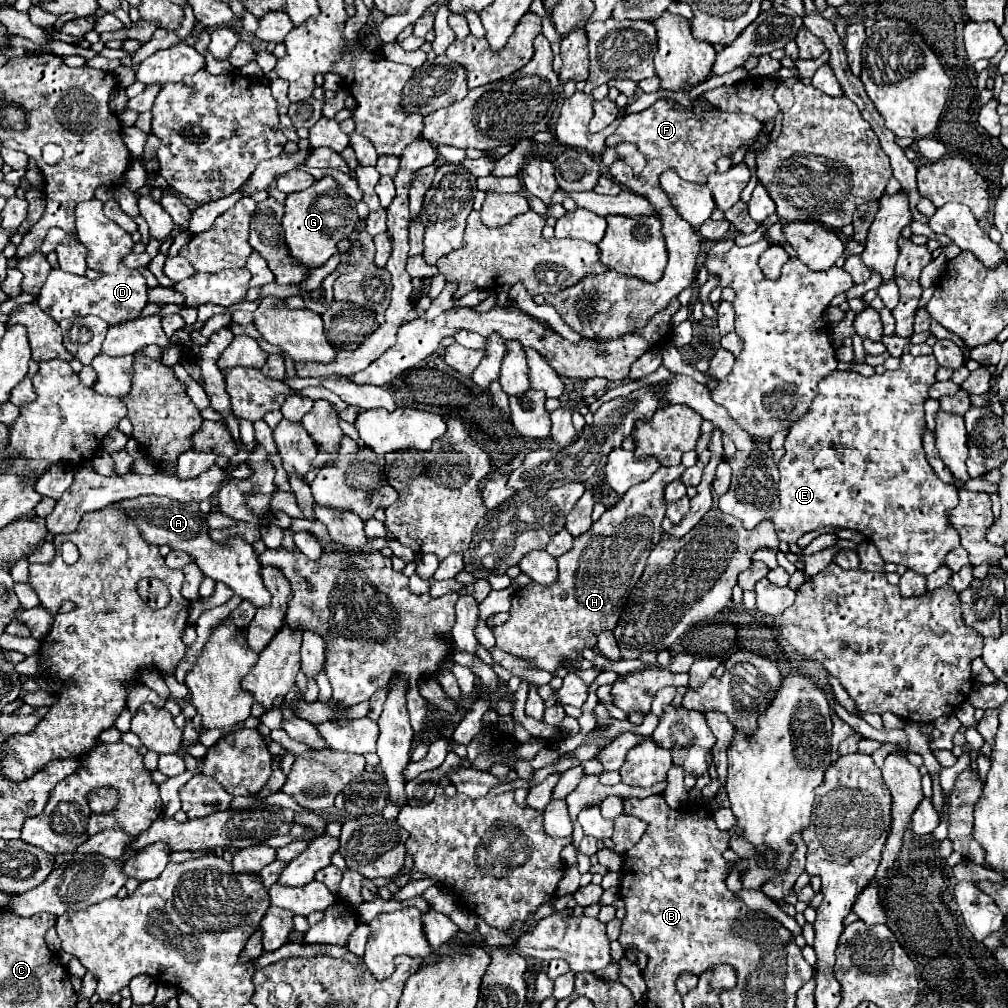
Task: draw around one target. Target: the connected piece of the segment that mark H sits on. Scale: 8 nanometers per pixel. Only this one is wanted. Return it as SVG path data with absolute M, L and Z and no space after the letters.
M682 465L660 467L654 477L630 487L618 505L606 509L590 531L576 537L574 547L556 559L558 581L554 585L532 583L518 589L512 597L510 619L494 627L496 645L550 673L560 667L572 667L572 661L582 661L580 653L598 643L596 635L618 625L628 595L644 573L650 551L662 537L664 489L682 473Z

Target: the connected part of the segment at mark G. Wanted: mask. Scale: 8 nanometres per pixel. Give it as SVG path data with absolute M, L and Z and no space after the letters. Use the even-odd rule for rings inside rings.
M330 175L314 181L314 185L306 191L290 193L284 203L282 217L284 237L290 255L310 271L322 267L334 253L338 253L338 243L354 231L356 219L356 201L346 197L342 187Z

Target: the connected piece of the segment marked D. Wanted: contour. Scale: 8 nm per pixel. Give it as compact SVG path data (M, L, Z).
M98 199L82 201L76 205L76 233L78 233L78 239L88 249L88 267L98 269L104 275L102 279L90 280L86 276L52 269L38 297L38 305L42 307L44 313L48 313L56 321L96 315L104 319L106 323L116 325L116 323L136 317L146 305L146 279L138 271L126 269L120 263L120 259L130 253L130 247L134 245L134 241L130 233L126 233L120 225L116 225L102 213L102 205L104 203Z

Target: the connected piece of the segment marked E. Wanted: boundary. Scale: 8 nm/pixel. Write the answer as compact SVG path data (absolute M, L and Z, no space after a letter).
M902 355L896 371L862 377L856 371L836 369L820 381L818 397L808 413L790 427L784 443L786 453L778 463L780 509L772 521L780 541L792 545L808 531L846 527L868 537L886 563L902 563L920 575L930 575L942 567L946 553L960 545L960 537L948 521L948 509L958 505L958 489L938 479L922 449L922 429L926 429L924 401L936 383L938 367L932 355Z

